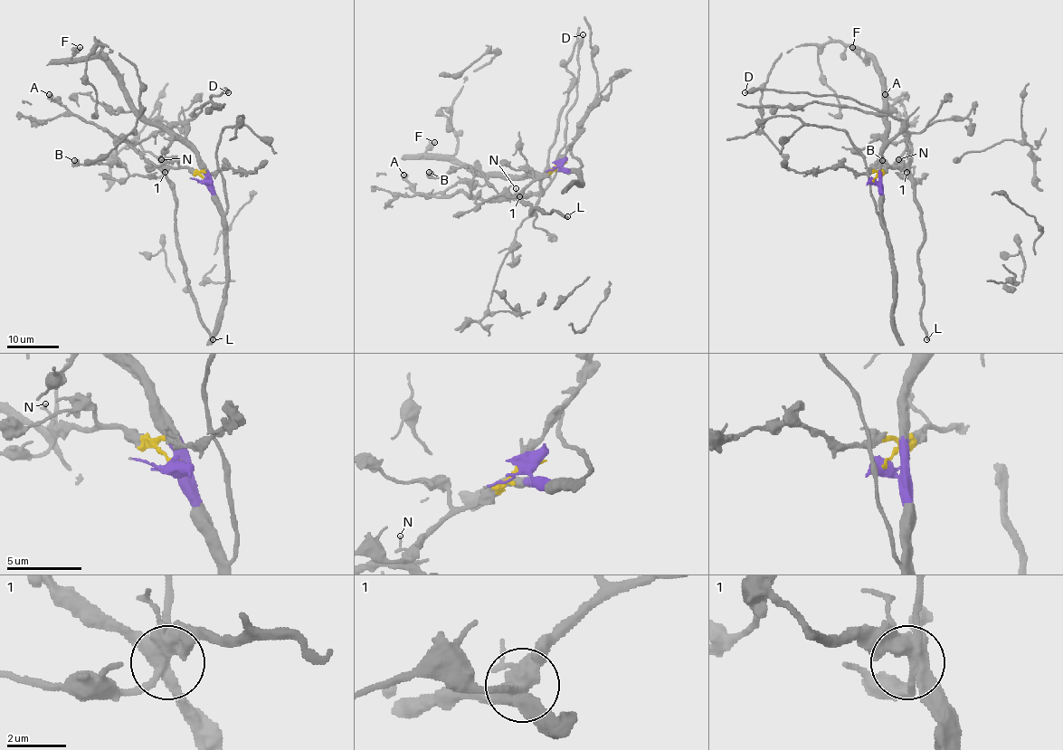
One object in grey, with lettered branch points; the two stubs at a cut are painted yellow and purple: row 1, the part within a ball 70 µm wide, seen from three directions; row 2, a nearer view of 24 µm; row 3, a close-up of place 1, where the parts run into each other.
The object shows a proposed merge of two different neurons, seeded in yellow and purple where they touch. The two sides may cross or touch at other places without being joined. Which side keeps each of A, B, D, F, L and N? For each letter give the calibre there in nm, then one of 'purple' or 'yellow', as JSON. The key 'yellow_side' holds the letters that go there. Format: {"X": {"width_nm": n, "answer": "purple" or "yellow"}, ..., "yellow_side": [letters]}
{"A": {"width_nm": 550, "answer": "yellow"}, "B": {"width_nm": 500, "answer": "yellow"}, "D": {"width_nm": 280, "answer": "purple"}, "F": {"width_nm": 320, "answer": "purple"}, "L": {"width_nm": 320, "answer": "yellow"}, "N": {"width_nm": 110, "answer": "yellow"}, "yellow_side": ["A", "B", "L", "N"]}

